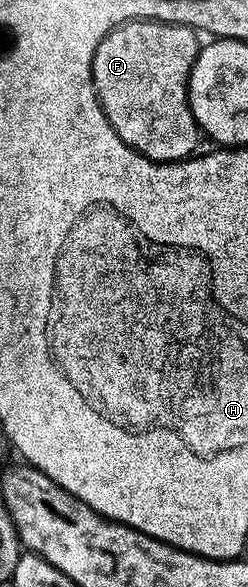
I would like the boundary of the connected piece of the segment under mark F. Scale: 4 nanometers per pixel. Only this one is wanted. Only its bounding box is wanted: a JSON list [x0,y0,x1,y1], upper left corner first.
[92,20,202,163]

